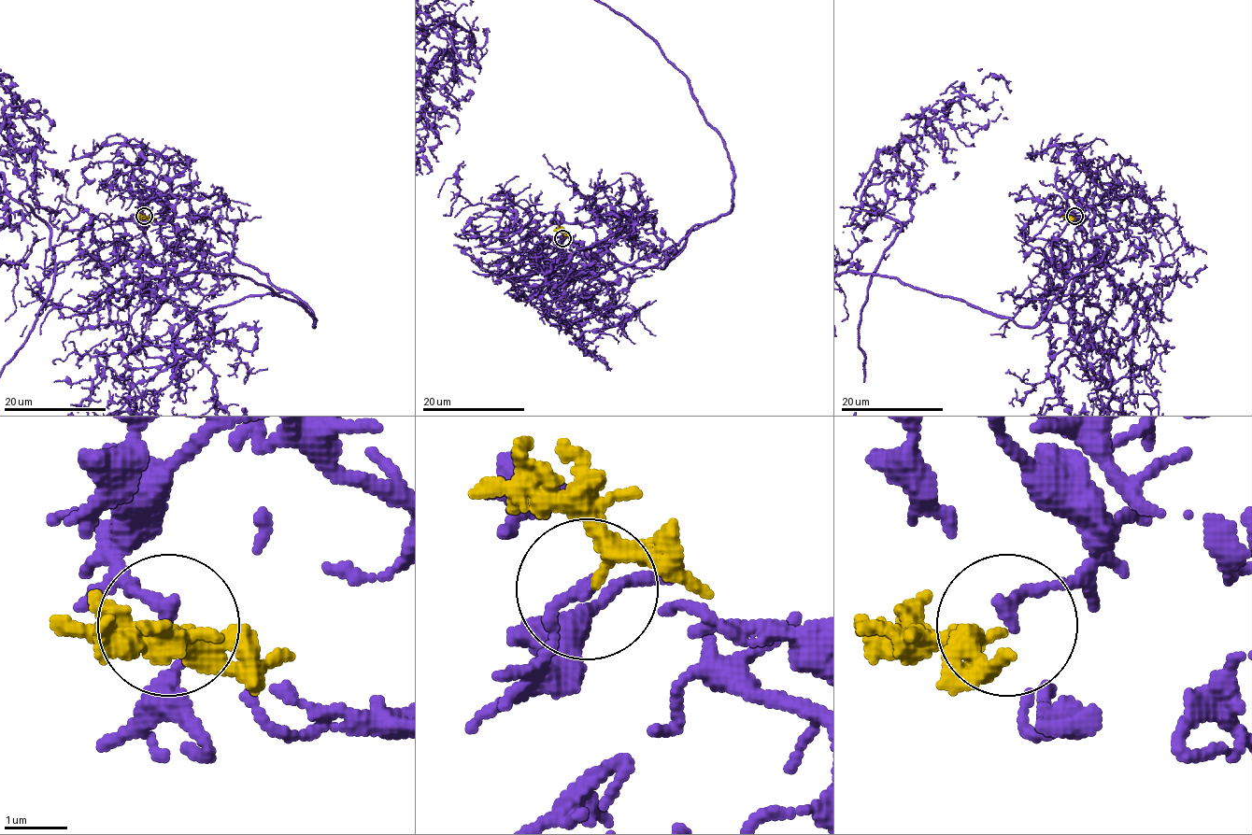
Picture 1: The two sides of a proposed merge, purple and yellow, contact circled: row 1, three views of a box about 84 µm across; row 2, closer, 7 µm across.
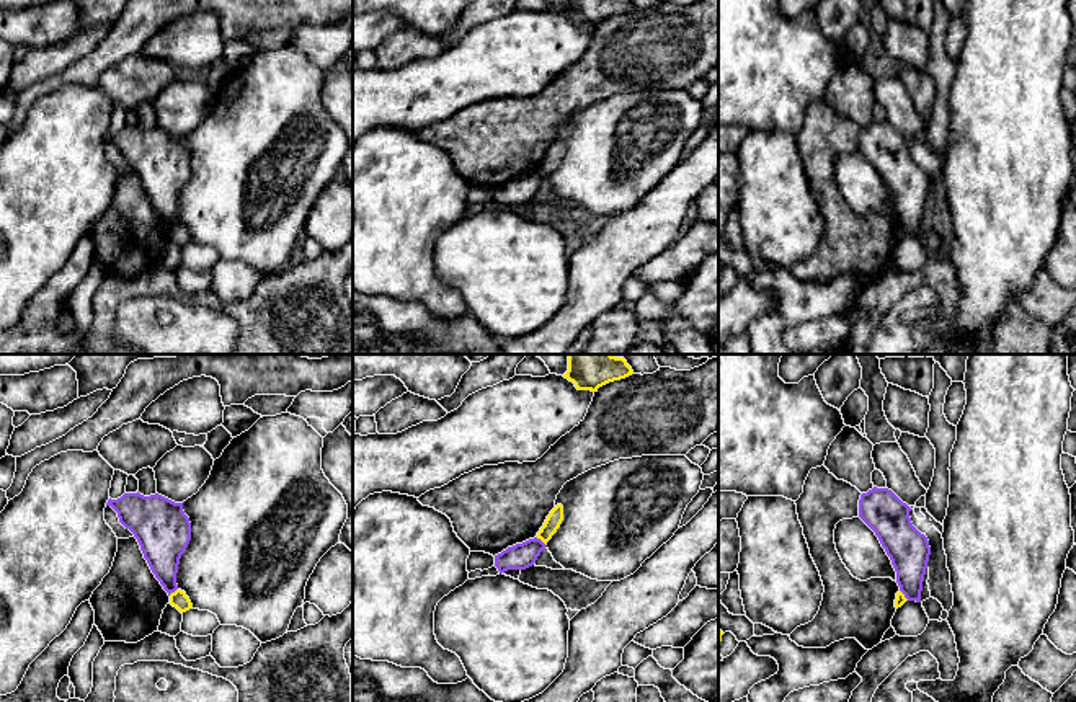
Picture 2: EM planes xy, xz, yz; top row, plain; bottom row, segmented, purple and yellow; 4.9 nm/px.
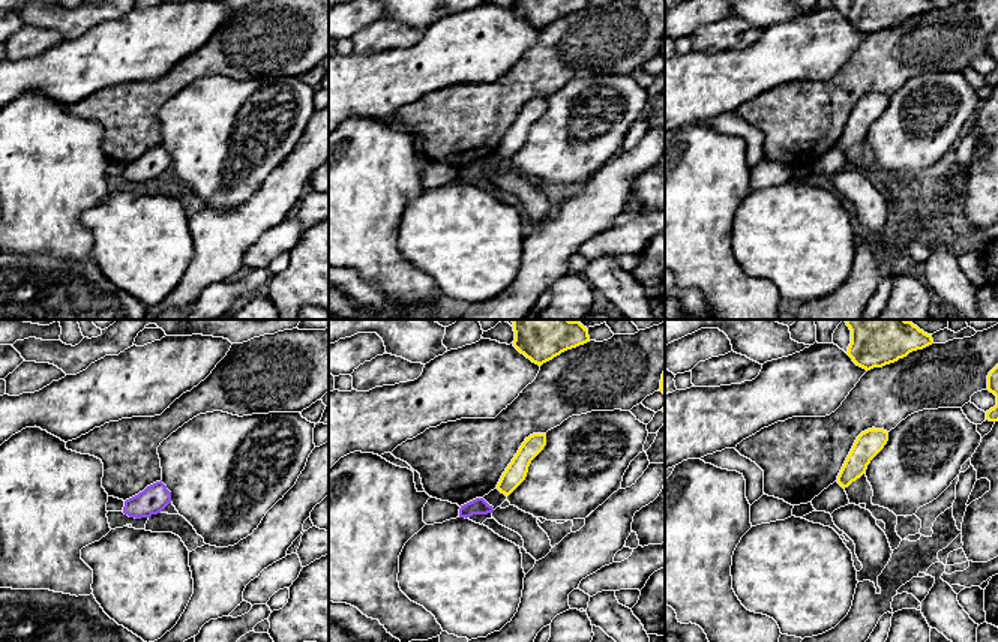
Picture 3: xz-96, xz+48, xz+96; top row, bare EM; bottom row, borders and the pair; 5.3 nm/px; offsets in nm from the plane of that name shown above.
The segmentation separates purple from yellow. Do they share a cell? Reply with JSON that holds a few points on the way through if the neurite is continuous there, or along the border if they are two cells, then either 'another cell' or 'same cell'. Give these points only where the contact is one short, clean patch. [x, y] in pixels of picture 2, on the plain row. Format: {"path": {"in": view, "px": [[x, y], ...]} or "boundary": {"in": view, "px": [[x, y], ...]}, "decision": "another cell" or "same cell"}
{"boundary": {"in": "xz", "px": [[536, 170], [546, 178]]}, "decision": "another cell"}

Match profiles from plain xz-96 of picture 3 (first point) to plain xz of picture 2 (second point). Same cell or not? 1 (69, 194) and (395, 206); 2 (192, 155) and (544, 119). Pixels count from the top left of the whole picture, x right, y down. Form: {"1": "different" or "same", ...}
{"1": "same", "2": "different"}

